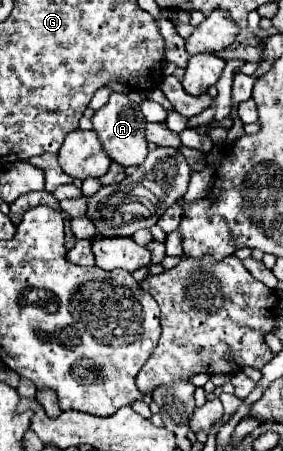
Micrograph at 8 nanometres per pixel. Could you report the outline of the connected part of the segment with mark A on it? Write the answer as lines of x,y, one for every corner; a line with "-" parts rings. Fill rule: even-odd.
112,93
108,105
104,105
102,109
96,111
96,115
92,117
94,123
94,131
98,133
98,139
102,143
102,149
106,149
108,157
112,161
116,161
122,167
130,167
130,165
140,165
146,155
148,155
148,141
144,137
144,127
146,127
146,119
140,111
140,107
130,101
126,95
120,93

